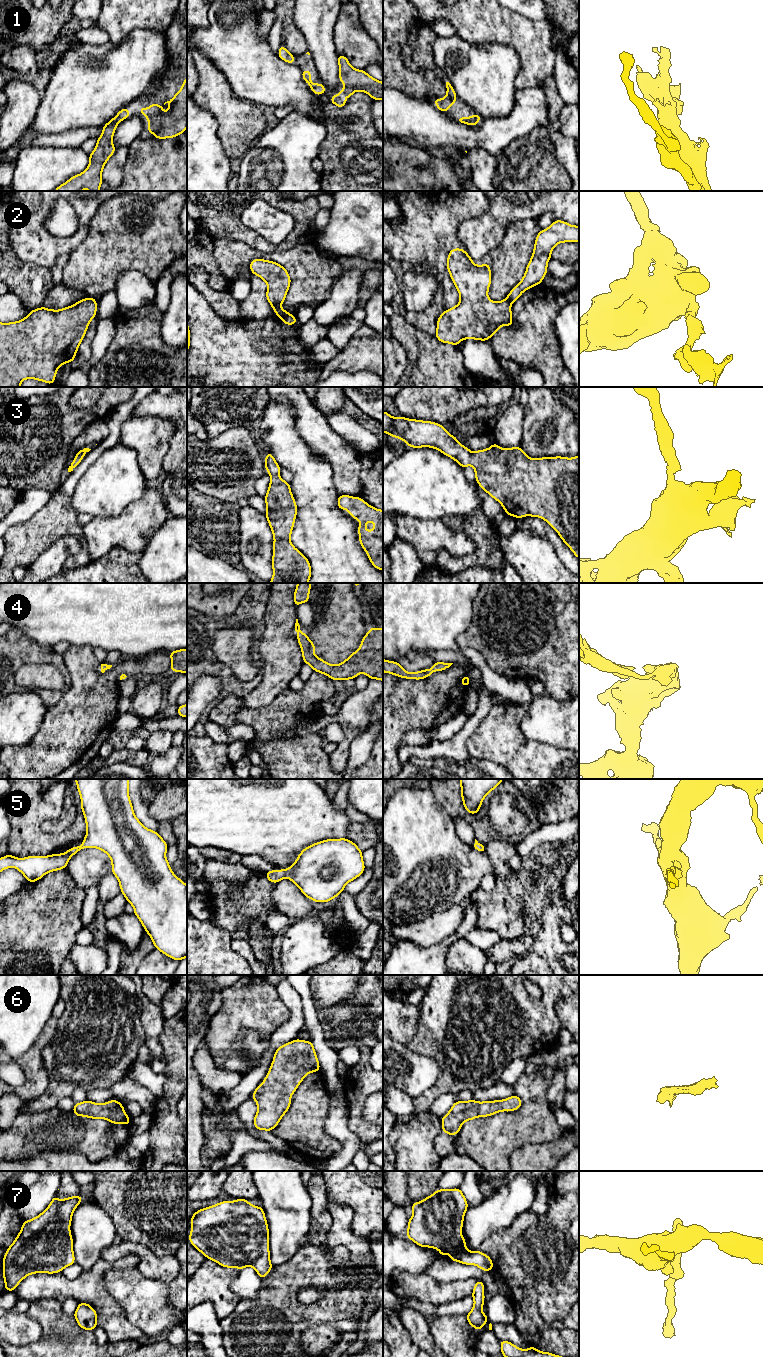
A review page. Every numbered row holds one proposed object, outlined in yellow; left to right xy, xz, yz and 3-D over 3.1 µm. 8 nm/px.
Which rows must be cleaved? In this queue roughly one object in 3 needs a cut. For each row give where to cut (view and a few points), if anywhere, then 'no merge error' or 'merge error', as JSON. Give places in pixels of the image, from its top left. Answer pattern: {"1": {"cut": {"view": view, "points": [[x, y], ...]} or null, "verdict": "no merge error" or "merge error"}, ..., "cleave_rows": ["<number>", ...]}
{"1": {"cut": null, "verdict": "no merge error"}, "2": {"cut": {"view": "xz", "points": [[289, 313], [280, 317]]}, "verdict": "merge error"}, "3": {"cut": null, "verdict": "no merge error"}, "4": {"cut": null, "verdict": "no merge error"}, "5": {"cut": null, "verdict": "no merge error"}, "6": {"cut": null, "verdict": "no merge error"}, "7": {"cut": null, "verdict": "no merge error"}, "cleave_rows": ["2"]}

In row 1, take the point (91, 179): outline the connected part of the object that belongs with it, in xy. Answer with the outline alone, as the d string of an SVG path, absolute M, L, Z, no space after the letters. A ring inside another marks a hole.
M125 107L102 128L102 135L97 139L96 147L89 155L88 168L81 174L74 175L67 182L61 184L54 191L99 191L102 181L102 170L107 160L114 154L113 135L118 123L130 117L129 110Z

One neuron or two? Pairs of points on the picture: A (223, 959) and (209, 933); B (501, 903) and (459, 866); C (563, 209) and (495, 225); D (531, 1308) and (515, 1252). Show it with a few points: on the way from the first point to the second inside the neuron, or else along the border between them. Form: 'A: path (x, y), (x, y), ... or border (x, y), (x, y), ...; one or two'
A: path (217, 953), (209, 945), (209, 939); one
B: border (478, 887), (470, 894); two
C: path (546, 205), (526, 205), (512, 208); one
D: border (513, 1288), (533, 1288), (538, 1296), (539, 1307); two

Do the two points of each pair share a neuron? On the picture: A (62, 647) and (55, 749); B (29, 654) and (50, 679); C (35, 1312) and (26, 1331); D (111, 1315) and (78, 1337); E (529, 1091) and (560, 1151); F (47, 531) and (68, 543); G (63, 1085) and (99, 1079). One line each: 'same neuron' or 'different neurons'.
A: different neurons
B: different neurons
C: different neurons
D: different neurons
E: different neurons
F: different neurons
G: same neuron

